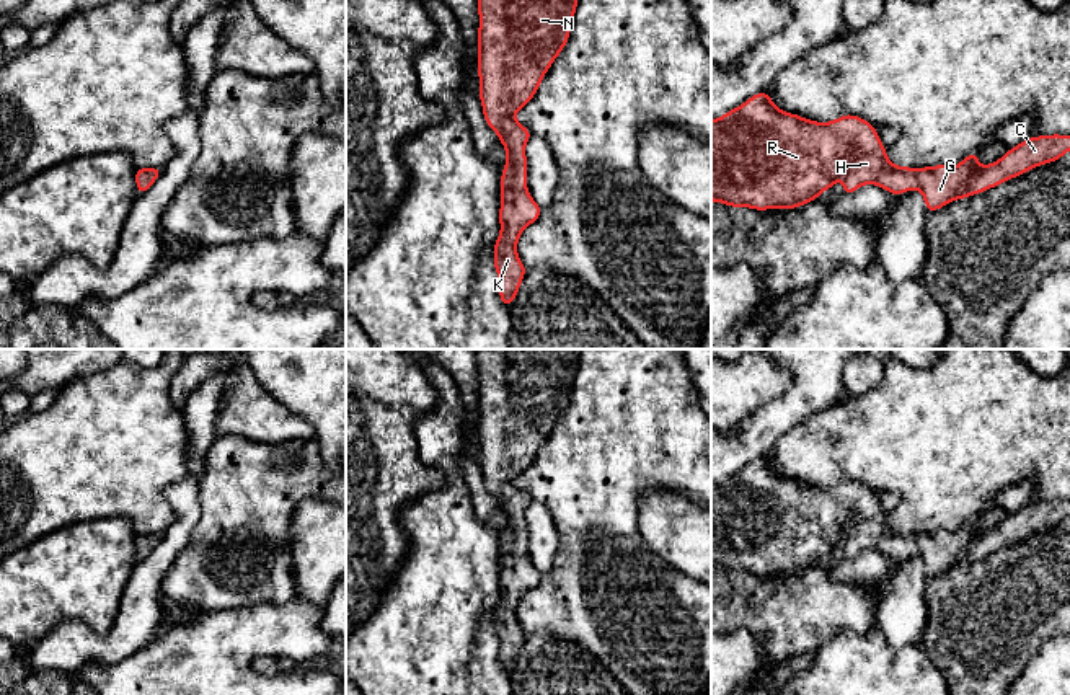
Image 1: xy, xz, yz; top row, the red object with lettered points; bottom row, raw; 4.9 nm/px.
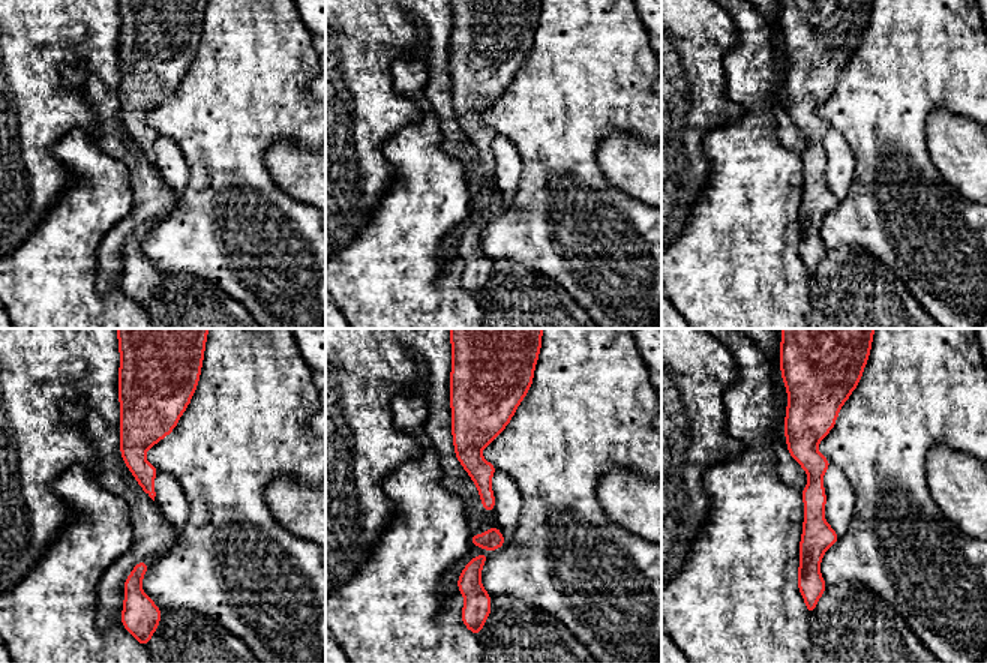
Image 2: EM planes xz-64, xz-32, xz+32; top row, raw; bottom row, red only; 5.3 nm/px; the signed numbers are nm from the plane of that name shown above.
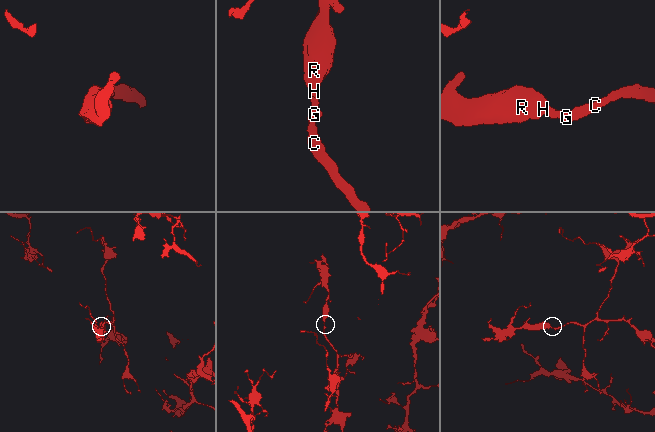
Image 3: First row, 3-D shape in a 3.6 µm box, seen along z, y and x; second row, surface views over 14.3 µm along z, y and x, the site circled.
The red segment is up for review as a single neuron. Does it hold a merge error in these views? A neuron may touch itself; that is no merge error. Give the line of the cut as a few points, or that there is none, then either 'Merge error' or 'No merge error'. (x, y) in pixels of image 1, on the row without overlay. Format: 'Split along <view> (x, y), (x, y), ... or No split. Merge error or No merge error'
No split. No merge error

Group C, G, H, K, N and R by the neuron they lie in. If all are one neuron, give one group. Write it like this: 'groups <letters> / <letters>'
groups C G H K N R

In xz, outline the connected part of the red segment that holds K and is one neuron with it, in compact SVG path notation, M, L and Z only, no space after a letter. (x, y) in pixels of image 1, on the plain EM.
M476 349L478 359L478 440L480 465L486 489L502 507L507 525L501 542L501 599L494 609L494 635L499 640L499 664L509 672L519 657L527 633L515 610L522 595L537 587L542 573L527 556L525 509L532 498L515 486L515 478L537 458L543 440L569 405L581 349Z

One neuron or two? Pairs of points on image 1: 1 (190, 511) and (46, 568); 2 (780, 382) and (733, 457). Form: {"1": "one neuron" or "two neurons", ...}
{"1": "two neurons", "2": "two neurons"}

